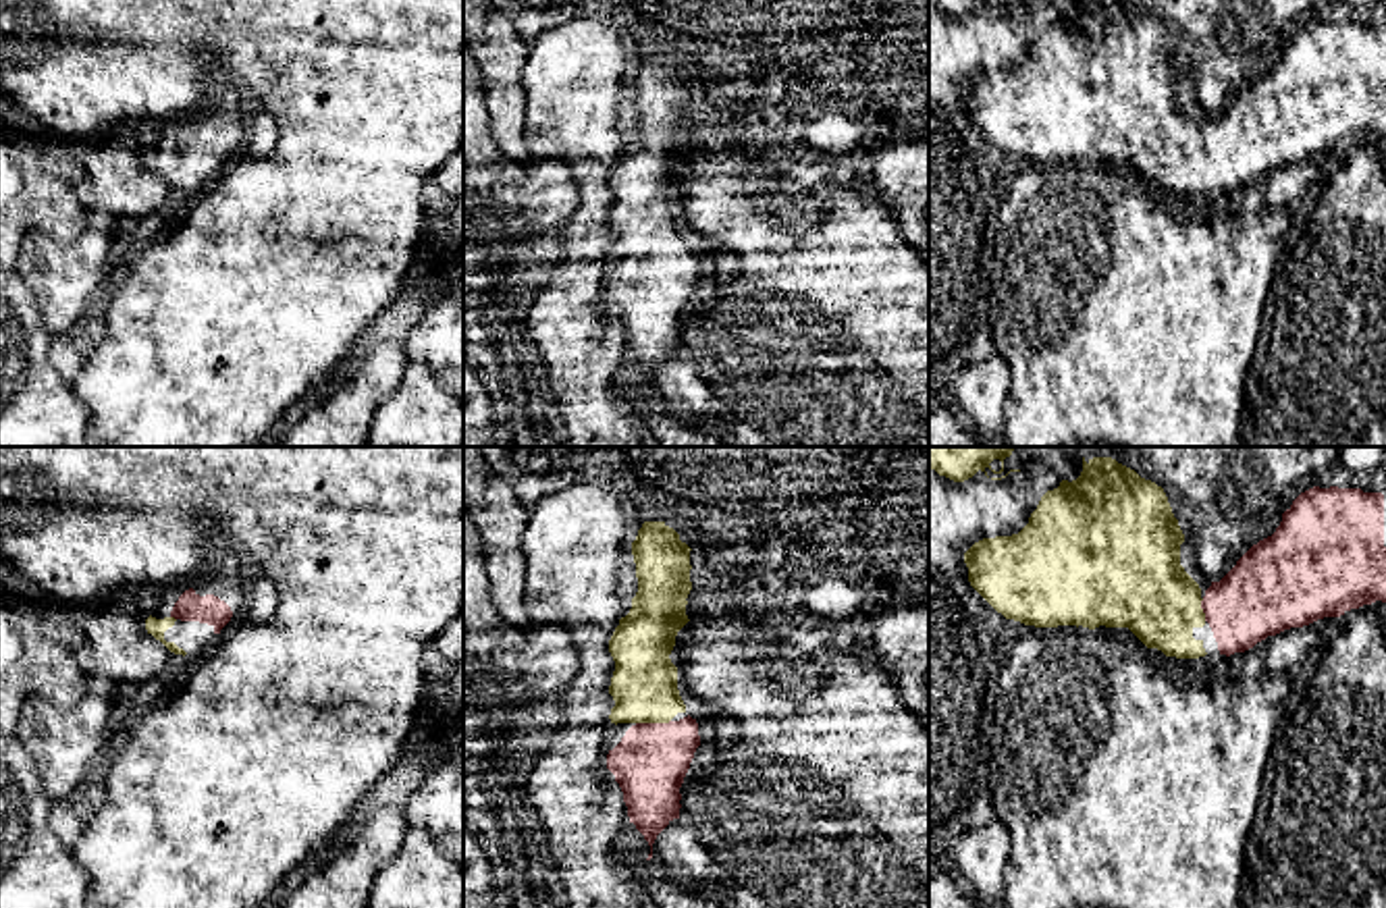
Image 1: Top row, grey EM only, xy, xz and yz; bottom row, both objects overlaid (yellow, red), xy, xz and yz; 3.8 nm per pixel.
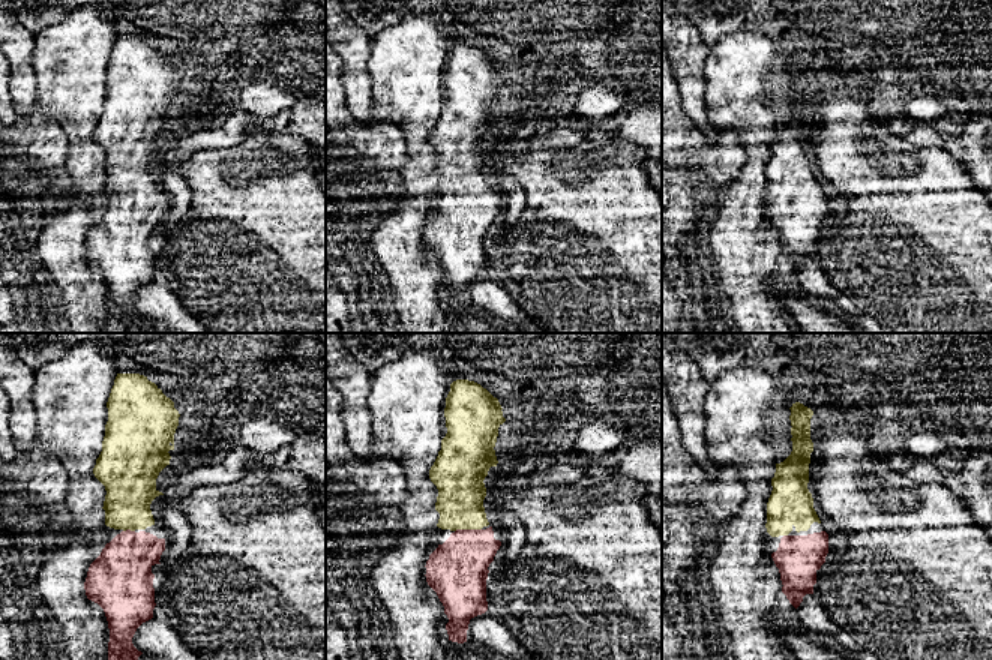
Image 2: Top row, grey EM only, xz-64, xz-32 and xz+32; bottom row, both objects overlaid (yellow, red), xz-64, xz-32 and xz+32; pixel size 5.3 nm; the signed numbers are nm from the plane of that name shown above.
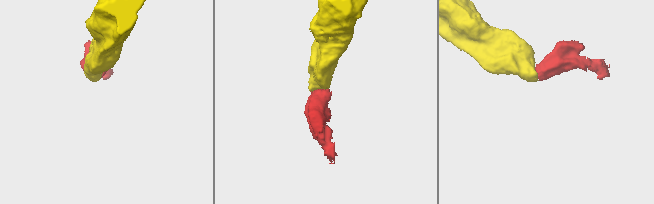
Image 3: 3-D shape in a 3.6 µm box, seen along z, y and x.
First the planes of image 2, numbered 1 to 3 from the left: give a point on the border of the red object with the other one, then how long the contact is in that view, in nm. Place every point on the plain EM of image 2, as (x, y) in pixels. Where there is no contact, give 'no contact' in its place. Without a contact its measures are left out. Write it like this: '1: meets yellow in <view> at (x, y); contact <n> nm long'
1: meets yellow in xz-64 at (128, 192); contact 60 nm long
2: meets yellow in xz-32 at (467, 192); contact 140 nm long
3: meets yellow in xz+32 at (785, 198); contact 30 nm long

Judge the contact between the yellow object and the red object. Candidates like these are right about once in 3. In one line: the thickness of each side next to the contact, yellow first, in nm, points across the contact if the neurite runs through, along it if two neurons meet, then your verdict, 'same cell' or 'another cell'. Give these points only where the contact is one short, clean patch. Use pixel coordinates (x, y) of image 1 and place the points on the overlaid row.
260/280 nm | across xz (645, 682), (653, 722), (651, 761) | same cell

